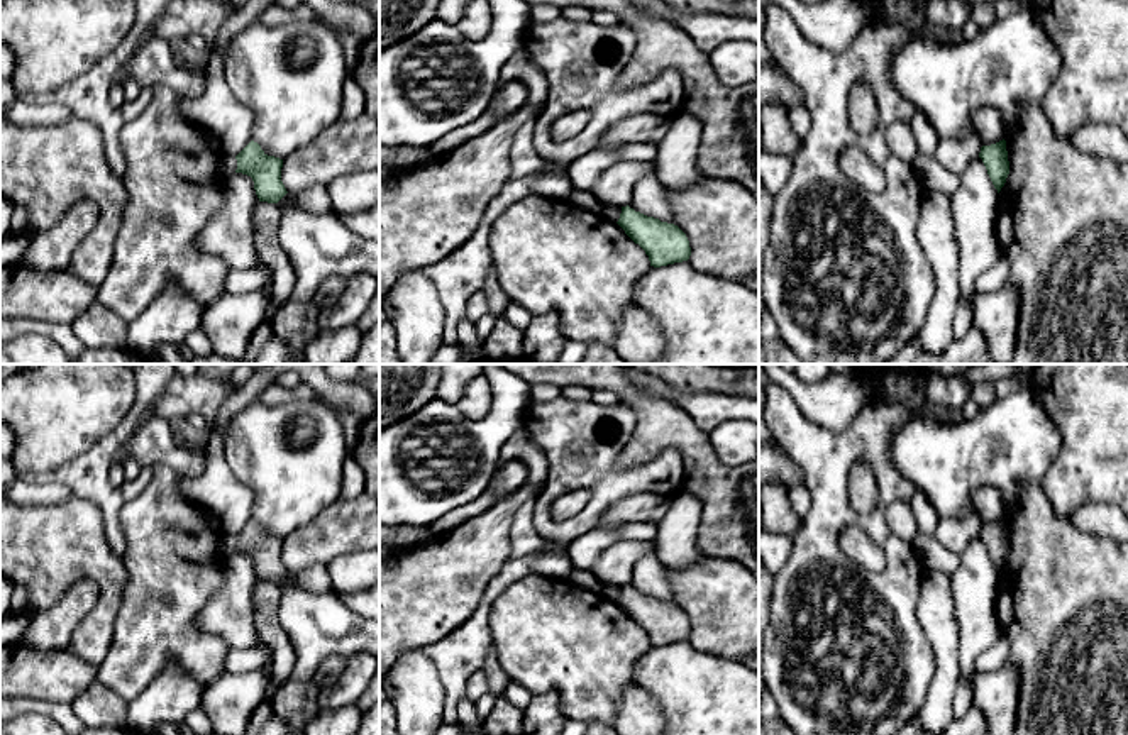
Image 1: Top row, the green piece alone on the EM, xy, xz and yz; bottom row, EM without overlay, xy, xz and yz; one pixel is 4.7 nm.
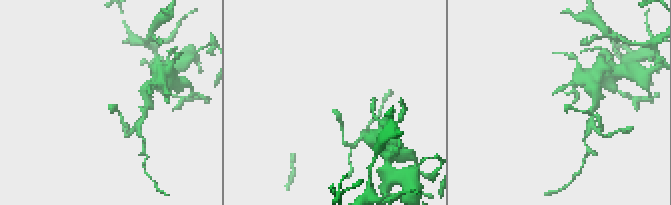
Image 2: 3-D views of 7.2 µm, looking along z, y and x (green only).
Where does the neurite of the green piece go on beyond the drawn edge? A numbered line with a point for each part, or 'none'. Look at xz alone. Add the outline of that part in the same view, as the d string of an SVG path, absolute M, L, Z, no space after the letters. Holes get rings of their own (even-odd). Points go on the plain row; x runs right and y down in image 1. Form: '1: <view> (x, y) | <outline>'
none

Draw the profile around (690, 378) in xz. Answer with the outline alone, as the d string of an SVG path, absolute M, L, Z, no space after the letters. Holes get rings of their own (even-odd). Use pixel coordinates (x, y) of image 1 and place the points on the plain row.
M623 364L632 369L645 371L669 386L684 391L710 391L720 395L742 395L759 398L759 368L725 368L718 364Z

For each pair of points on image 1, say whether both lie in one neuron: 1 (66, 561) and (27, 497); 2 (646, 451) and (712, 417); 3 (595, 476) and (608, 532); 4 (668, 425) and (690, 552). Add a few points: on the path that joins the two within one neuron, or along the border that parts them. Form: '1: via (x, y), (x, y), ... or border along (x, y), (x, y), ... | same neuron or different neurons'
1: border along (71, 495), (49, 503), (17, 505) | different neurons
2: border along (664, 400), (680, 407), (707, 434) | different neurons
3: border along (597, 525), (568, 546) | different neurons
4: border along (683, 488), (700, 502), (698, 527) | different neurons

